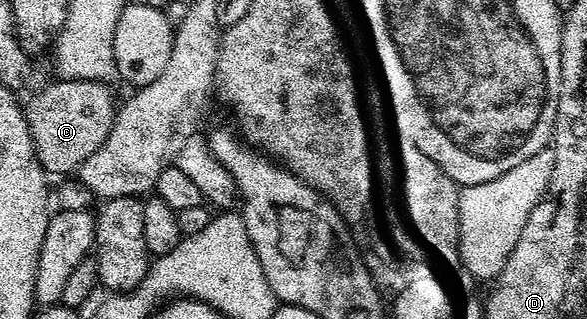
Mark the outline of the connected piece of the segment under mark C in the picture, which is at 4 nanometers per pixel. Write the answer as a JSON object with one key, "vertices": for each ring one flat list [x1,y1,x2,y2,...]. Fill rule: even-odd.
{"vertices":[[59,79,48,85,44,91,39,91,28,103,25,103,25,116,27,129,31,138,31,148,35,150,35,157,39,160,39,166,48,176,70,176,78,172,80,165,84,163,105,141,109,135,109,129,115,120,117,99,111,96,111,87,105,83,94,83,80,79]]}

